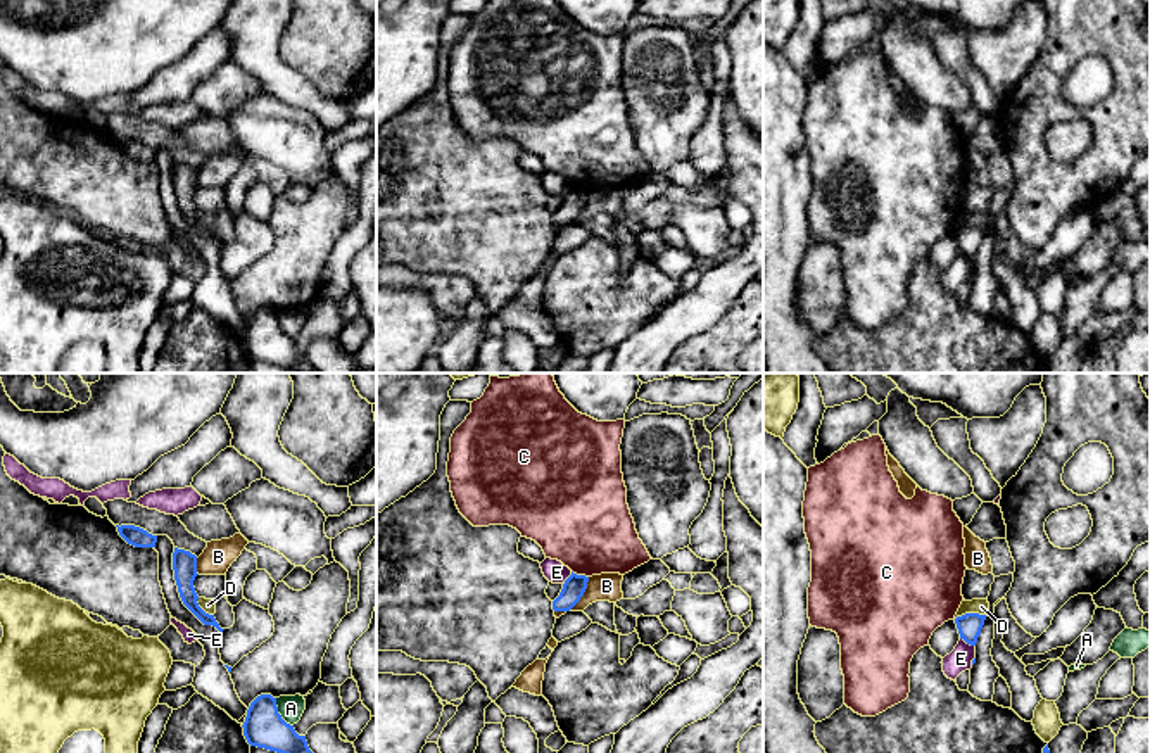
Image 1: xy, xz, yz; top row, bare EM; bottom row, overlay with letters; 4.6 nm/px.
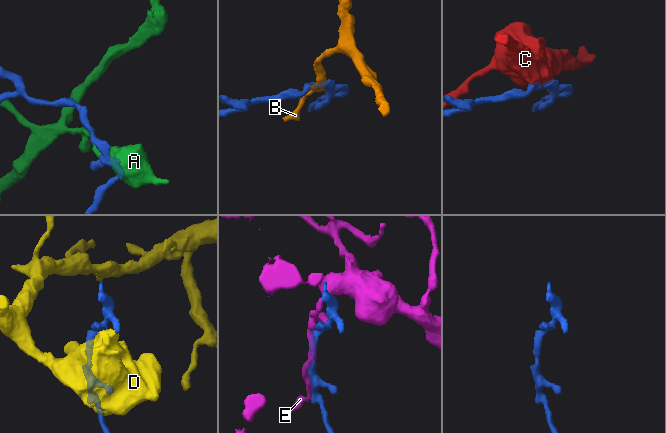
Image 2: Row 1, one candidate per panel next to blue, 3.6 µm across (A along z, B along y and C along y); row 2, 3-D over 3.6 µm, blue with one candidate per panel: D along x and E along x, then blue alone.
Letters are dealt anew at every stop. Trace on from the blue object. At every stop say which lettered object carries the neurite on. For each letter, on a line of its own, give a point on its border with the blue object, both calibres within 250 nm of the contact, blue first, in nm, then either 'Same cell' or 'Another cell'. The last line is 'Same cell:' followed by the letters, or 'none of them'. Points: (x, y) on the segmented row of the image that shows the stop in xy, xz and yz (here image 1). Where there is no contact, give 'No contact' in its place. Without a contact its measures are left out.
A: Touches blue at xy (278, 714). Thickness 190 nm (blue) against 120 nm. Another cell
B: Touches blue at xz (582, 594). Thickness 110 nm (blue) against 130 nm. Another cell
C: Touches blue at xz (581, 575). Thickness 110 nm (blue) against 440 nm. Another cell
D: Touches blue at yz (969, 613). Thickness 120 nm (blue) against 70 nm. Another cell
E: Touches blue at yz (967, 643). Thickness 120 nm (blue) against 110 nm. Another cell
Same cell: none of them

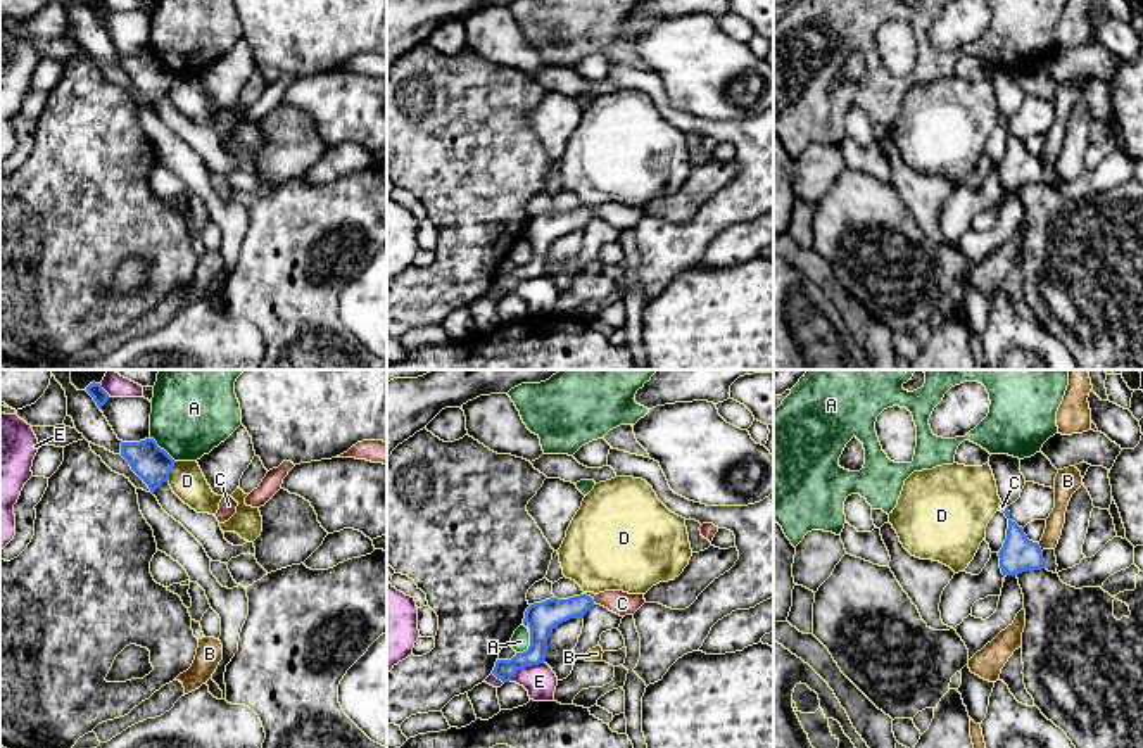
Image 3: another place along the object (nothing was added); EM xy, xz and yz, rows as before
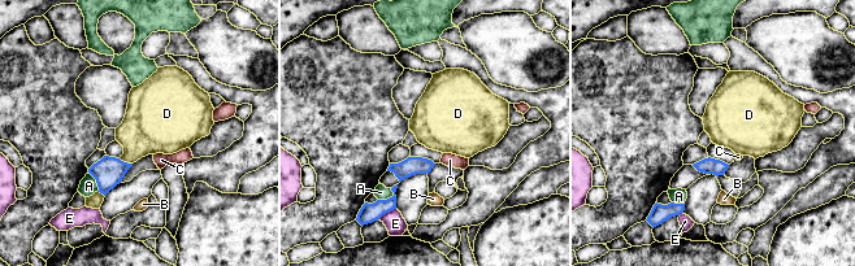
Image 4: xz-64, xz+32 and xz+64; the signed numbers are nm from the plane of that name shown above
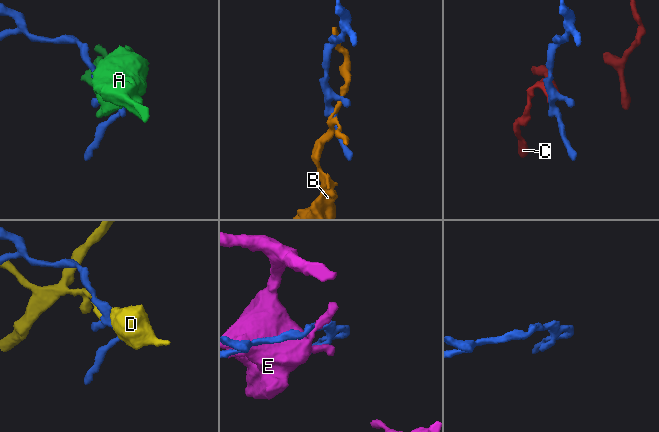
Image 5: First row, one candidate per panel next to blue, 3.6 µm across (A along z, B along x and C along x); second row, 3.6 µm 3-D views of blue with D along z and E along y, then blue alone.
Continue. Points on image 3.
A: Touches blue at xz (529, 646). Thickness 140 nm (blue) against 90 nm. Another cell
B: Touches blue at yz (1040, 548). Thickness 160 nm (blue) against 80 nm. Another cell
C: Touches blue at xz (593, 600). Thickness 140 nm (blue) against 110 nm. Same cell
D: Touches blue at xy (171, 469). Thickness 170 nm (blue) against 160 nm. Another cell
E: Touches blue at xz (525, 665). Thickness 140 nm (blue) against 150 nm. Another cell
Same cell: C

